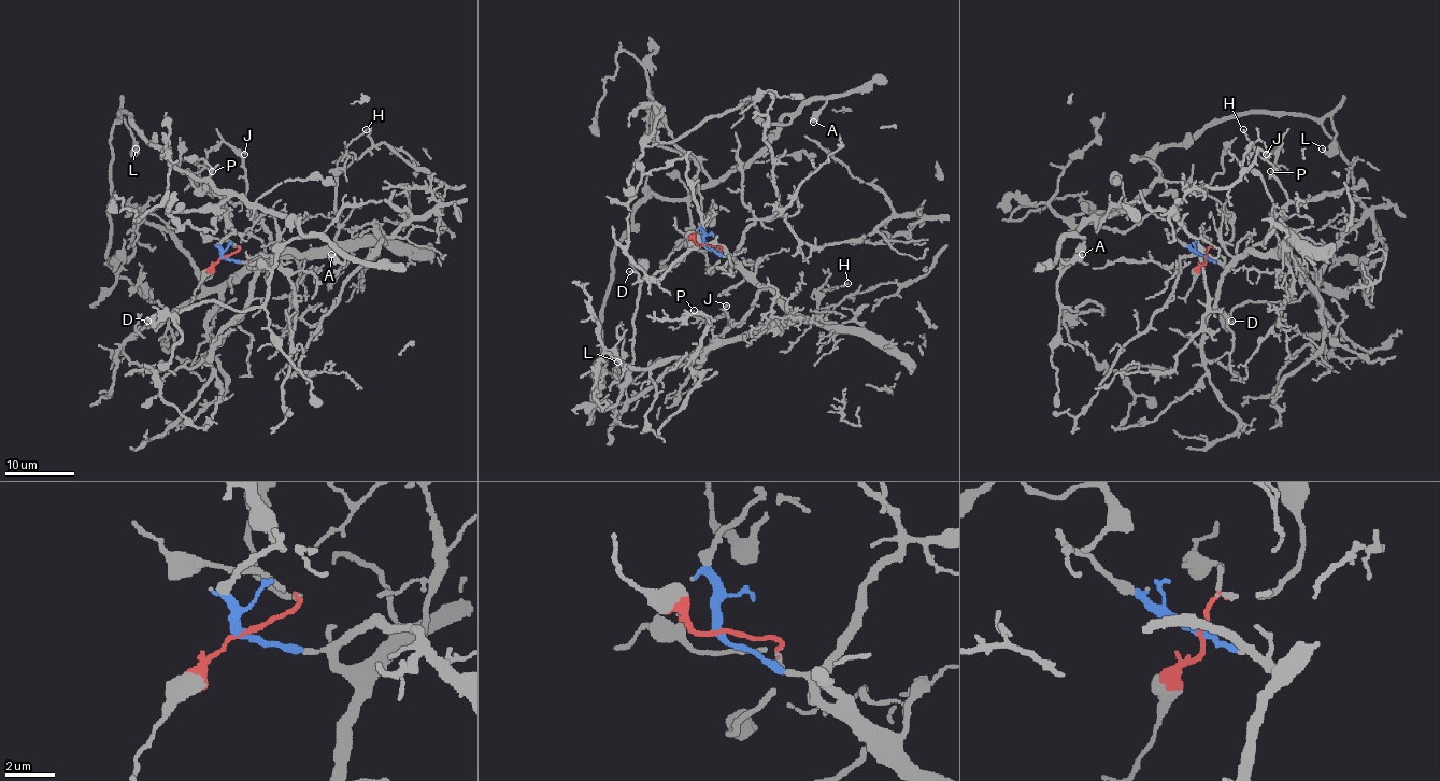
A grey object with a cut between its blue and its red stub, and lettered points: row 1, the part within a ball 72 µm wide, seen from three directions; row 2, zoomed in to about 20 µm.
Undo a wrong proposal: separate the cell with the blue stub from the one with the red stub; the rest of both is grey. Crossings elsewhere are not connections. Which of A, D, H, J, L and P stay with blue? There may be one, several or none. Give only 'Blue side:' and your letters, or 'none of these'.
Blue side: H, J, P

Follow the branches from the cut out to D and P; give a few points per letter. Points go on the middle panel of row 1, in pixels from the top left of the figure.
D: (704, 244), (708, 272), (685, 201), (633, 213), (589, 424), (633, 358), (628, 272)
P: (704, 244), (727, 256), (757, 287), (757, 298), (728, 327), (727, 313), (706, 322), (687, 316), (694, 310)

